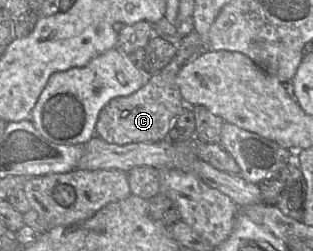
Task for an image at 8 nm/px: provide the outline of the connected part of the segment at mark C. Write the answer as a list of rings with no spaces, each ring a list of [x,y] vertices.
[[[194,29],[184,32],[177,44],[176,55],[168,65],[148,76],[146,84],[139,90],[129,96],[113,98],[101,110],[95,136],[116,145],[166,140],[173,121],[186,106],[176,82],[177,74],[184,65],[204,51],[201,37]]]

